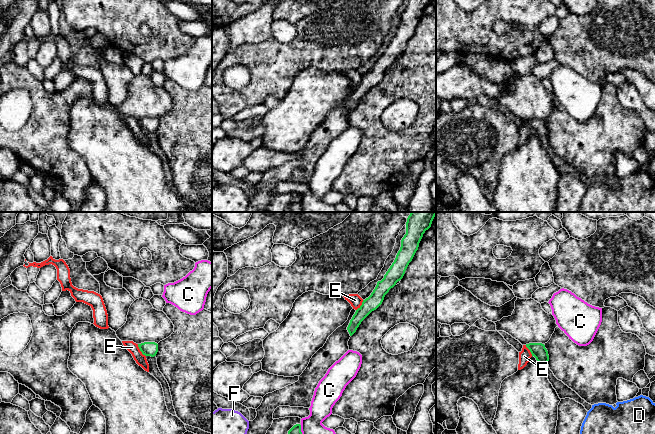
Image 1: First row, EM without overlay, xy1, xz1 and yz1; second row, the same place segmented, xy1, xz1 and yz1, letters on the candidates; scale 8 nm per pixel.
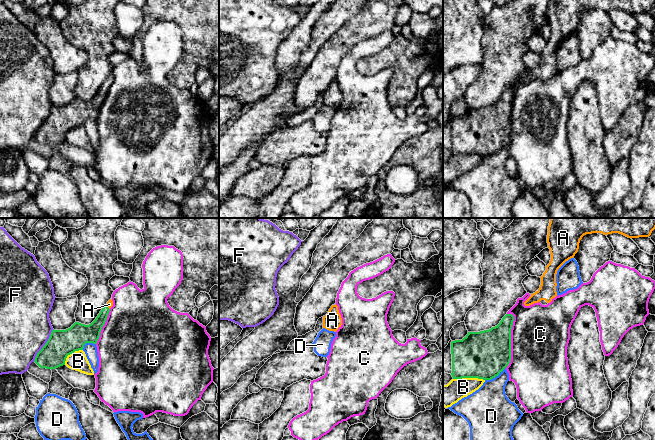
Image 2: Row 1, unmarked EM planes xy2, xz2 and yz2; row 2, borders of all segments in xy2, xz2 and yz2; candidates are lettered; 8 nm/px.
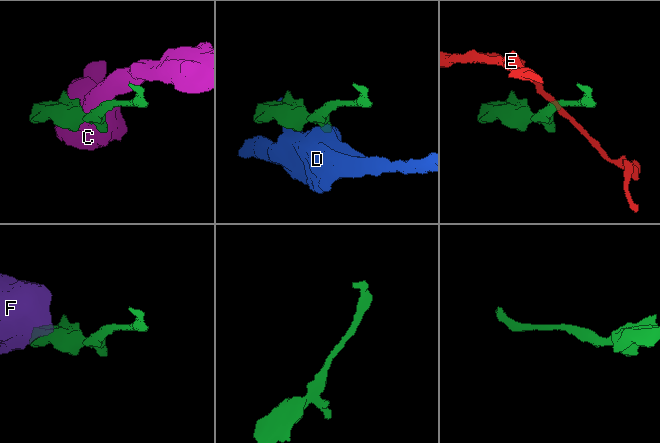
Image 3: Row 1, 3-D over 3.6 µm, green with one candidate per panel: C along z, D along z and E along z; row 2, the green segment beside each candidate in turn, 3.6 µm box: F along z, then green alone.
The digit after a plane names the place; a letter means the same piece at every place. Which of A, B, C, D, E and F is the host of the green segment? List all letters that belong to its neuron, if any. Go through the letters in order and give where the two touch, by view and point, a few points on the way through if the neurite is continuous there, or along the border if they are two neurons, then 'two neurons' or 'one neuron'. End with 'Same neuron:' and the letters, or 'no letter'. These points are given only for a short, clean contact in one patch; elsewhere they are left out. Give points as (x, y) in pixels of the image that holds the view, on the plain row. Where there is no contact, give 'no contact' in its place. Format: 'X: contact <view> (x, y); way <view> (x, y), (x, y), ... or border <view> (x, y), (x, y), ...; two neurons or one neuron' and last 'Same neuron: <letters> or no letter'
A: contact xy2 (107, 83); way xy2 (90, 109), (99, 98), (107, 83), (109, 80); one neuron
B: contact yz2 (469, 153); two neurons
C: contact yz2 (510, 116); two neurons
D: contact yz2 (495, 152); two neurons
E: contact xy1 (140, 126); border xy1 (137, 120), (145, 132); two neurons
F: contact xy2 (44, 121); two neurons
Same neuron: A

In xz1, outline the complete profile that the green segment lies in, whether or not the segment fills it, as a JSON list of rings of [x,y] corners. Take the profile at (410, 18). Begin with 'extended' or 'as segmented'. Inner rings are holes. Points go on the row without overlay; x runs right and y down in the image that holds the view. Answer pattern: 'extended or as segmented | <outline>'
as segmented | [[[406,0],[406,10],[401,16],[401,23],[394,38],[384,51],[384,54],[377,58],[371,71],[363,76],[362,81],[350,96],[347,103],[350,112],[356,108],[361,98],[382,80],[389,66],[403,54],[409,39],[418,26],[423,10],[430,3],[431,0]]]

